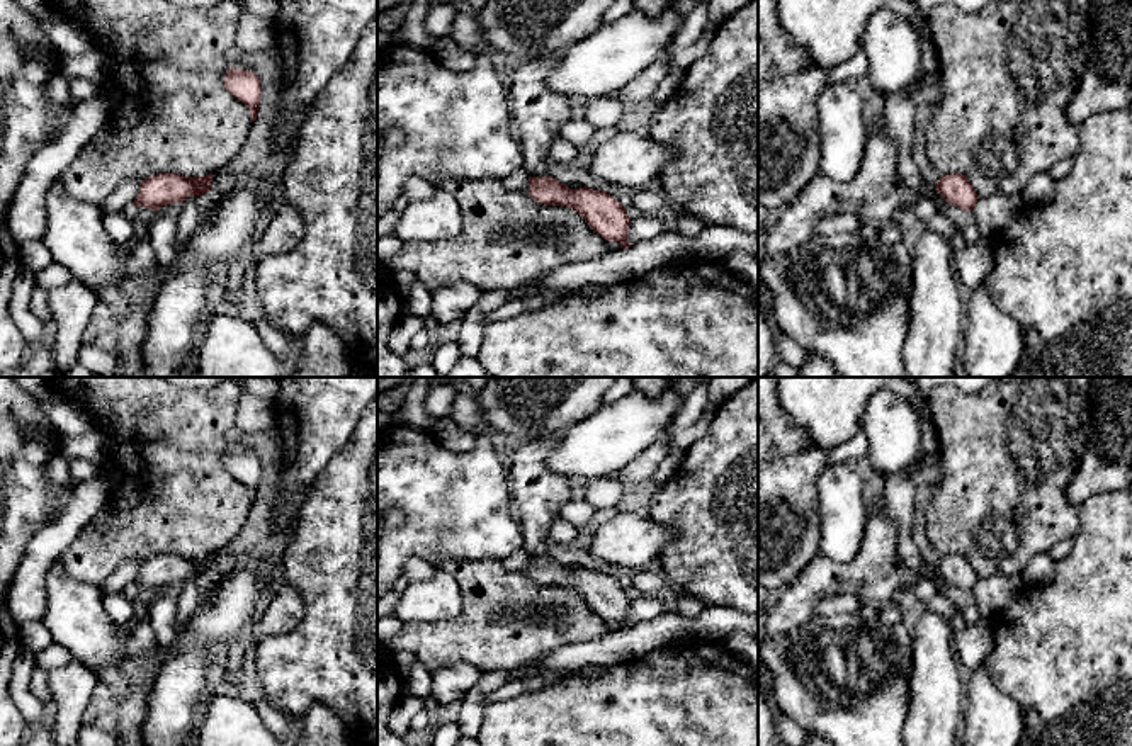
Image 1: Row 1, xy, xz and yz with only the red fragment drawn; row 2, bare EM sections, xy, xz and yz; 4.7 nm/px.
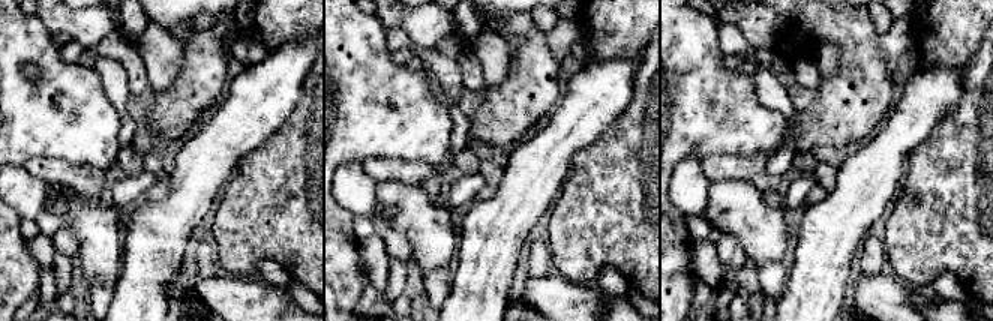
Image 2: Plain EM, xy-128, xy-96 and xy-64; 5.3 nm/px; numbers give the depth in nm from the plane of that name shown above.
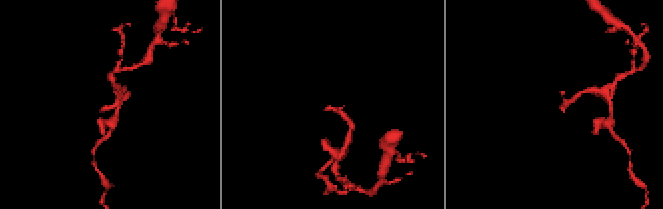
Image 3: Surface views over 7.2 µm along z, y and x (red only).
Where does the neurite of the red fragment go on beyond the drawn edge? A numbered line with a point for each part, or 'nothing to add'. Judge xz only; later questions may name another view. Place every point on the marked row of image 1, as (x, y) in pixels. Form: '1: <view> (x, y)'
1: xz (539, 114)

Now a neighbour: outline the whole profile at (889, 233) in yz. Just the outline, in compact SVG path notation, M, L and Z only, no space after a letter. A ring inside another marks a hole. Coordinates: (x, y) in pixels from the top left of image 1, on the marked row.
M896 219L887 224L882 224L877 236L877 240L887 246L899 245L901 238L903 238L903 231Z

